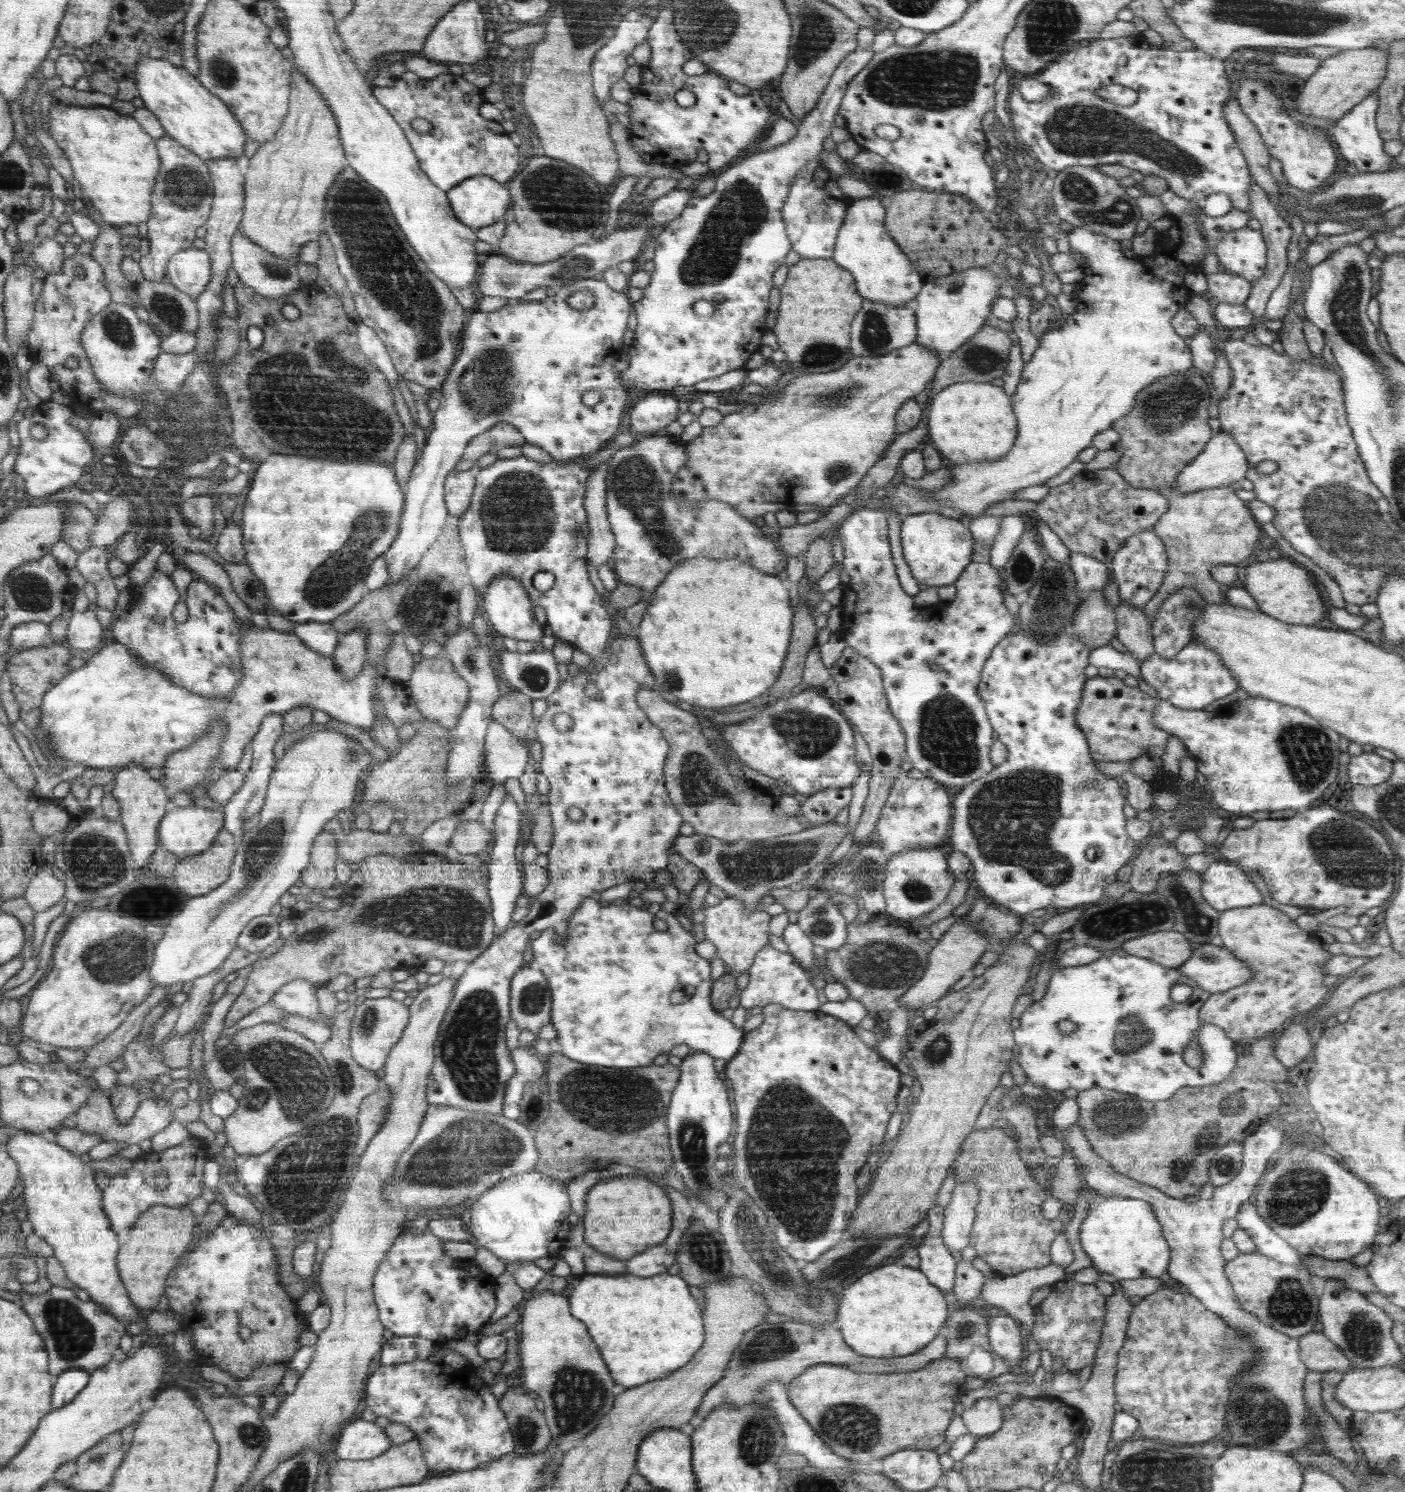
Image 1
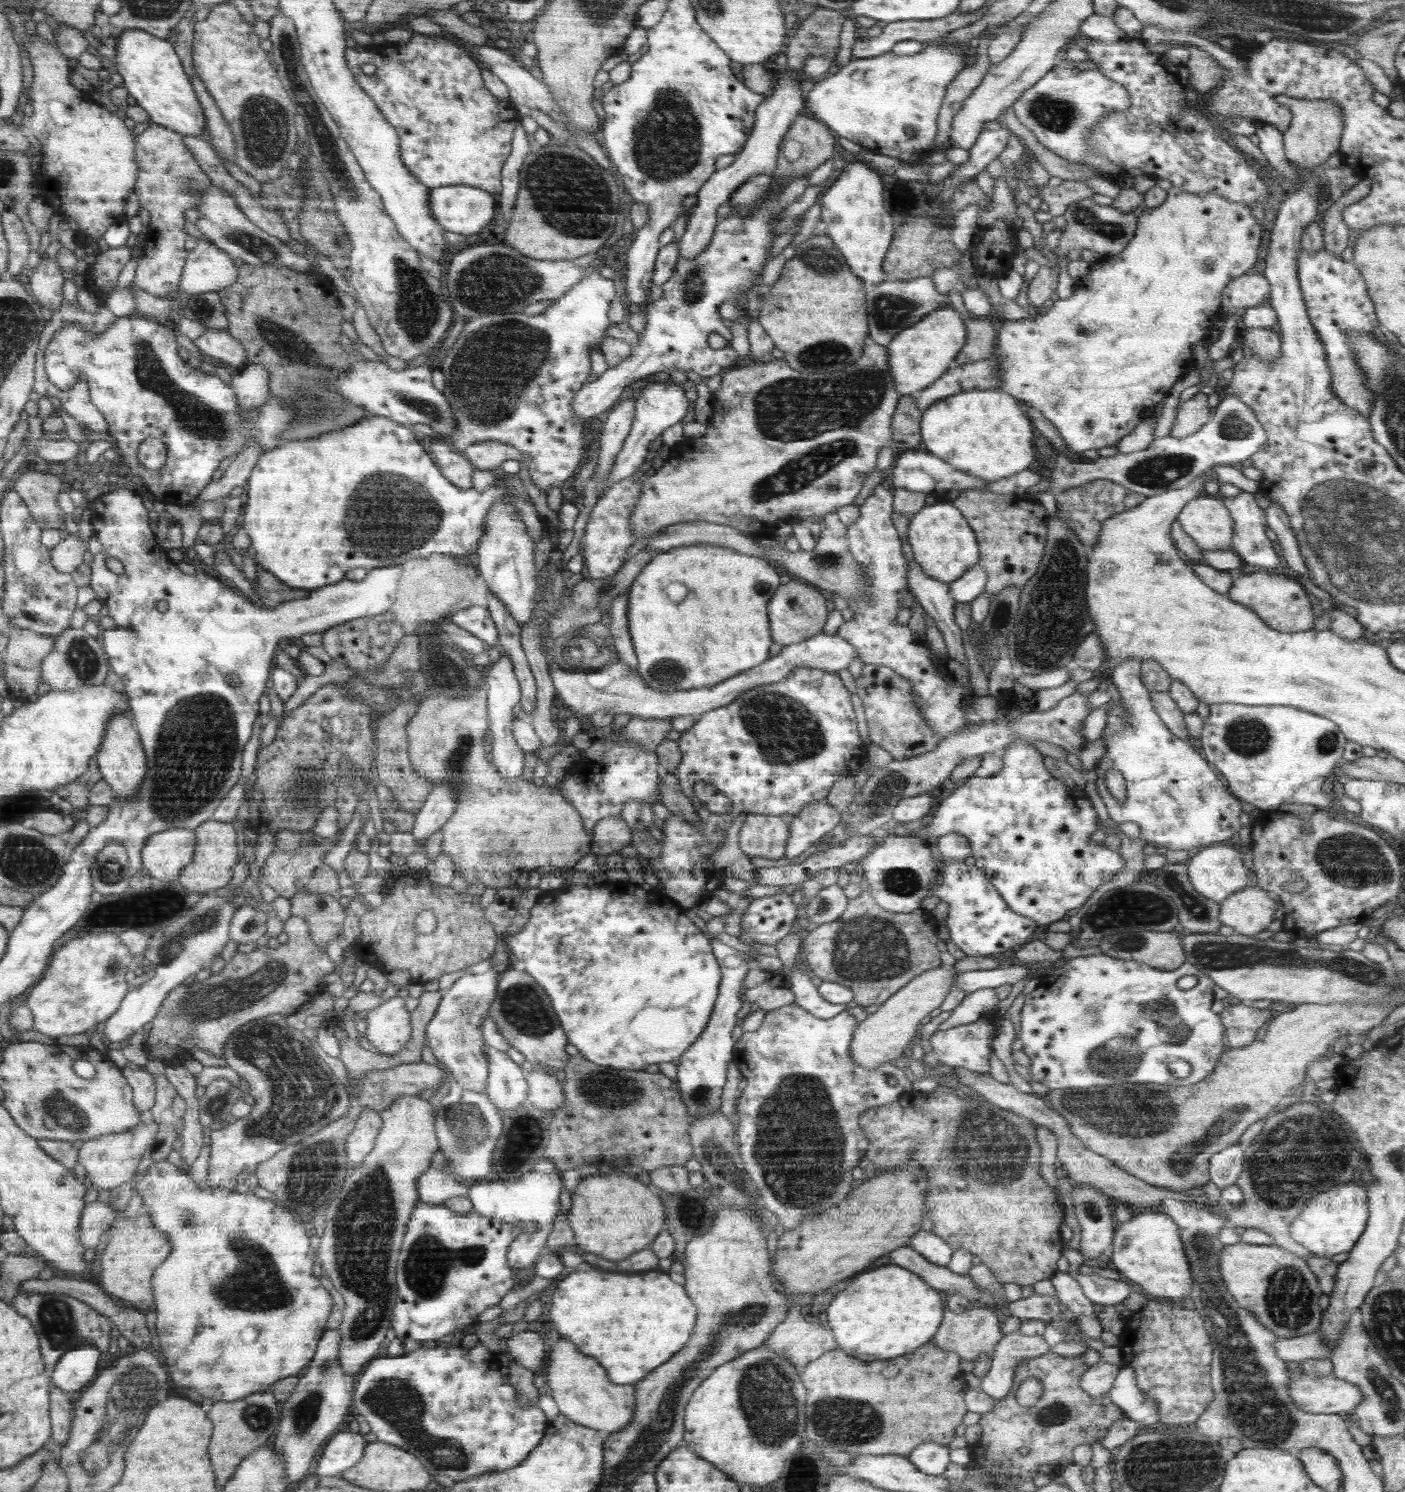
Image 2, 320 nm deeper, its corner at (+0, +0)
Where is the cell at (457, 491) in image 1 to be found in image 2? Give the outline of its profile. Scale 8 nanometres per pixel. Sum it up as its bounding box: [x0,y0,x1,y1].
[426,437,476,489]

